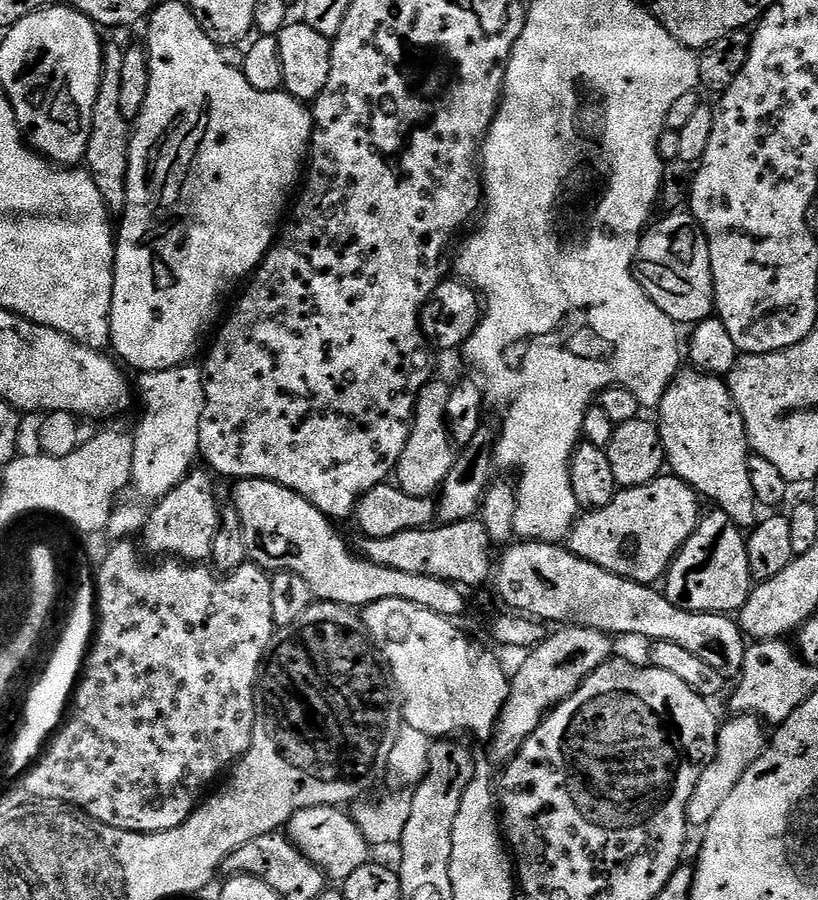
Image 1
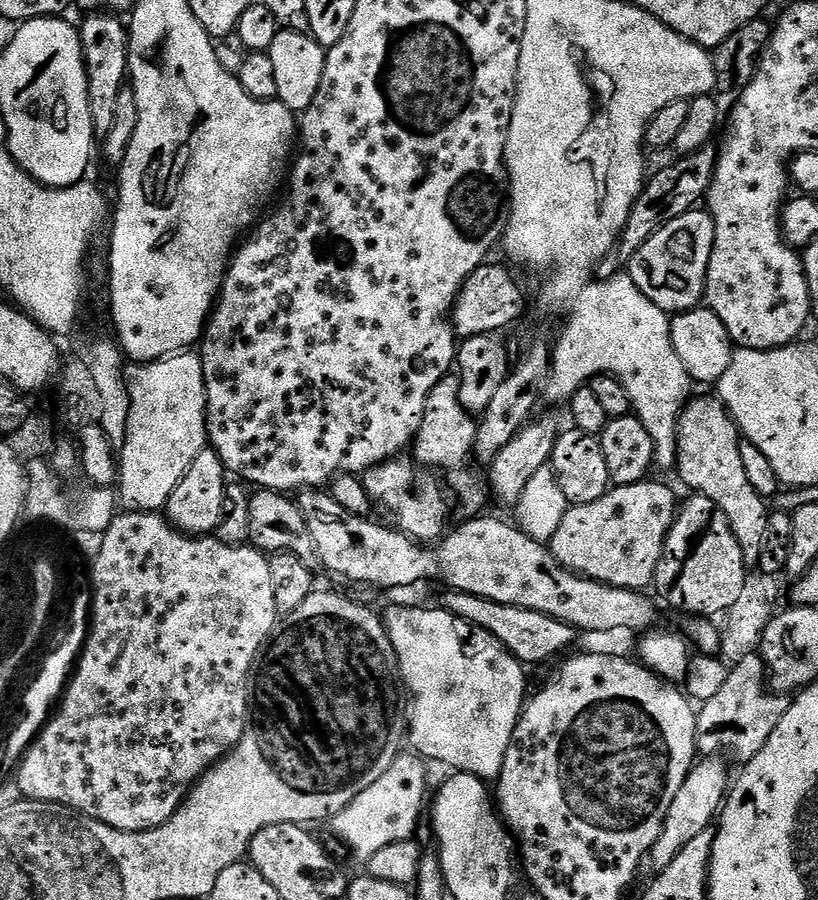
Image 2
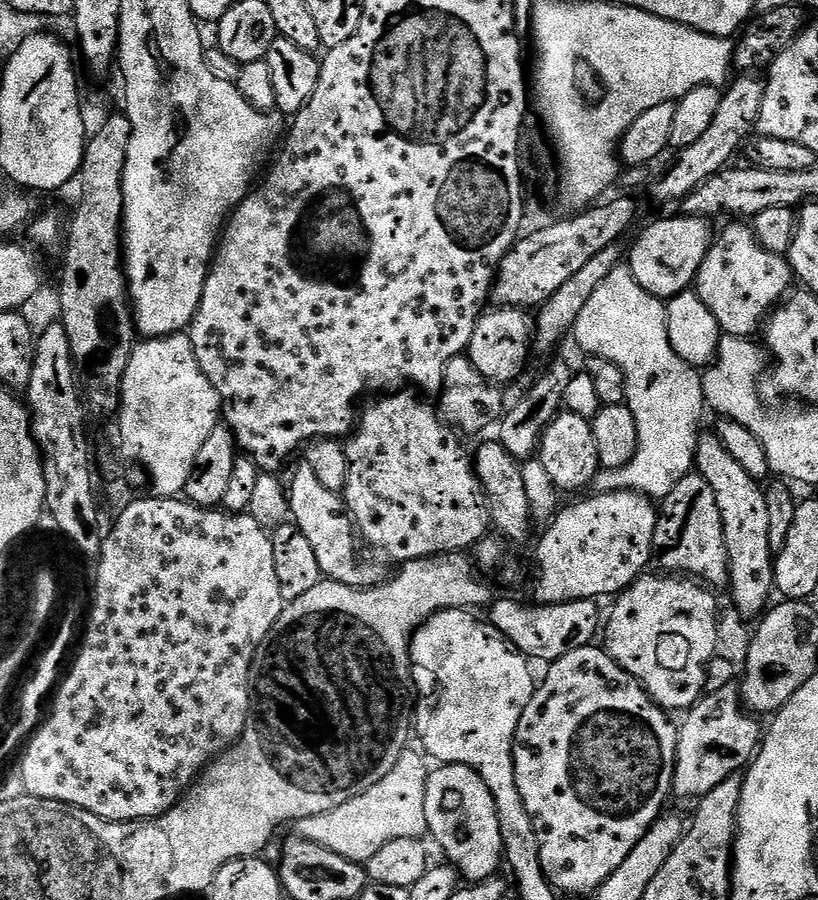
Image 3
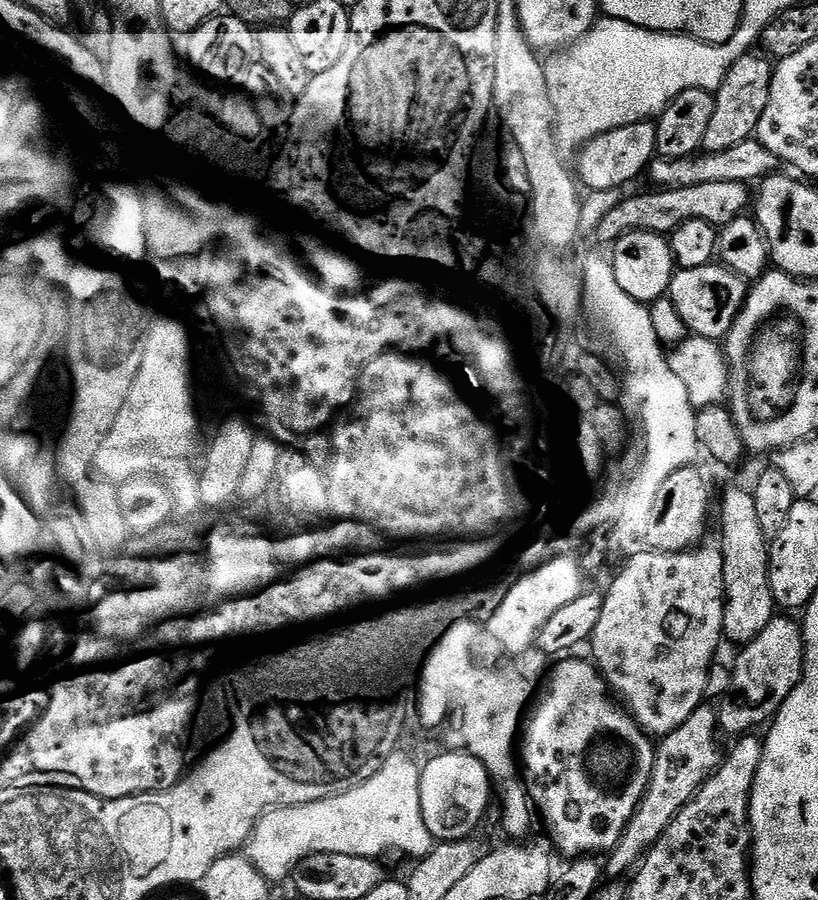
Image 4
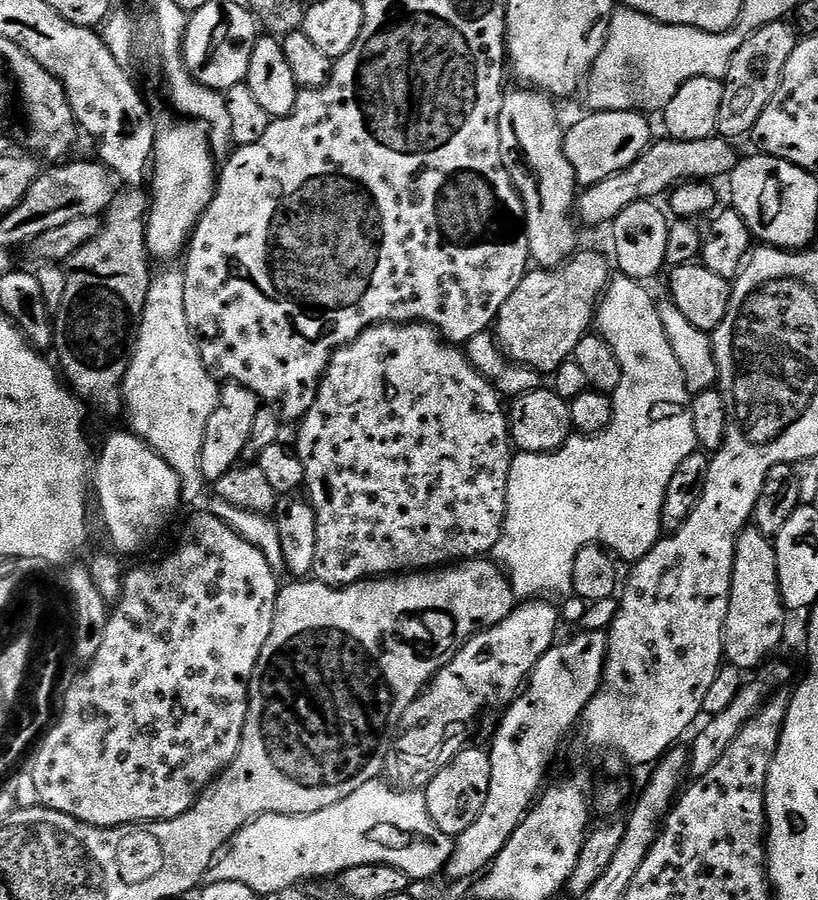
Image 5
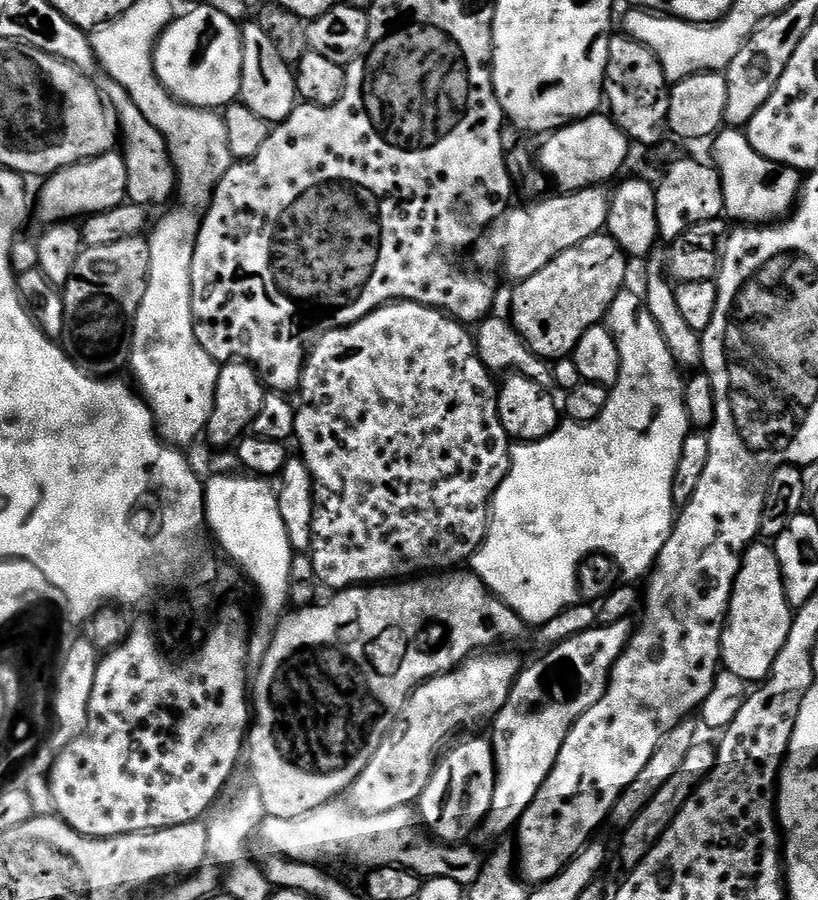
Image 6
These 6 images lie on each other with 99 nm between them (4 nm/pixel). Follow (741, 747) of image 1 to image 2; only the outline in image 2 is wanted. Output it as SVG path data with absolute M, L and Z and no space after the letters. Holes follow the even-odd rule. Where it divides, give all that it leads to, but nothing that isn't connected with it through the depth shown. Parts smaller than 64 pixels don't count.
M709 756L693 764L686 782L682 782L682 790L670 802L670 810L666 810L666 822L662 826L662 834L658 842L648 852L646 857L647 867L653 868L653 873L660 873L678 858L678 854L686 846L702 834L702 830L712 828L714 821L719 817L724 801L730 791L730 776L728 780L728 768L723 764L725 761L720 756Z

